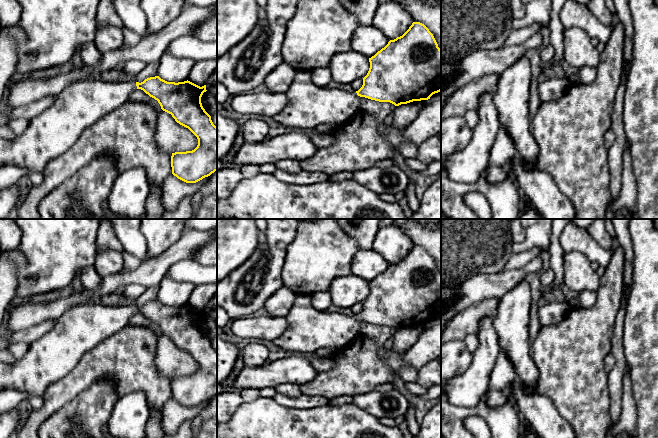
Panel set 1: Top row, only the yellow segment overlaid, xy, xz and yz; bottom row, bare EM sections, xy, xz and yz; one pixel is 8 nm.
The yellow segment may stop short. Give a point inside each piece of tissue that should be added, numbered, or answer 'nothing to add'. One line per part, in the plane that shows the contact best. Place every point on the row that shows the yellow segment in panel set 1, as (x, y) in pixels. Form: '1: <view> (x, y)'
1: xy (51, 133)

